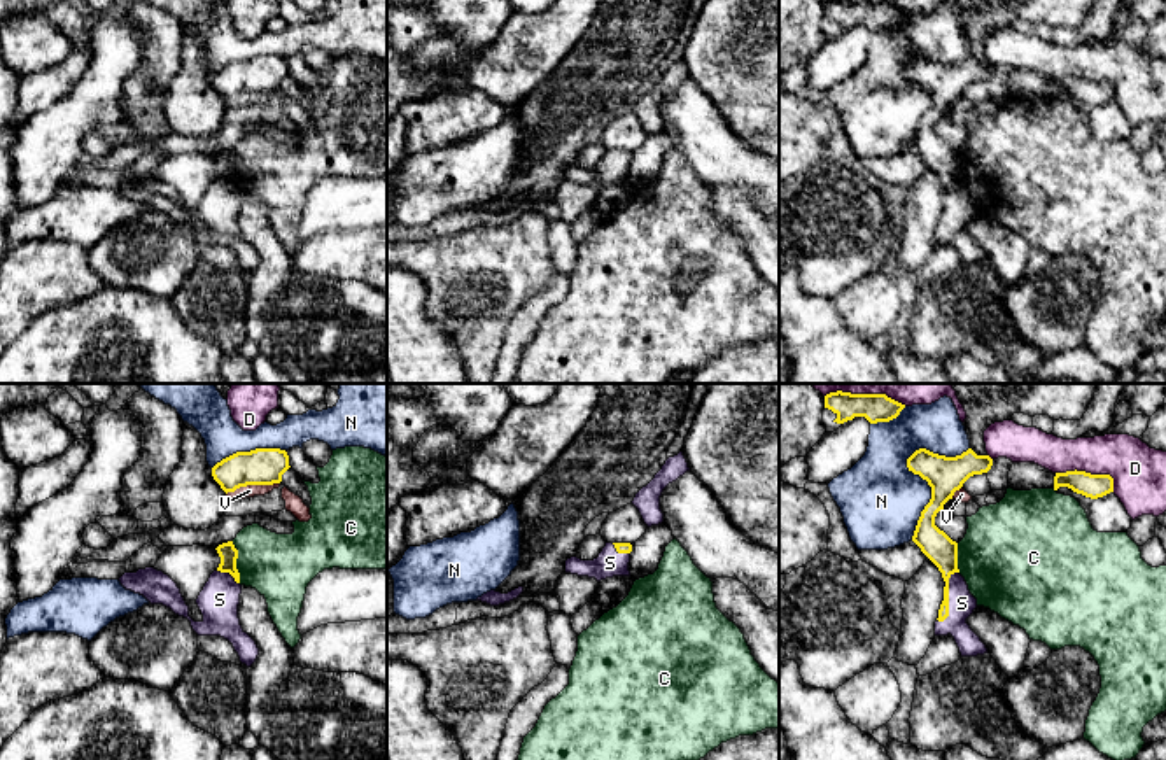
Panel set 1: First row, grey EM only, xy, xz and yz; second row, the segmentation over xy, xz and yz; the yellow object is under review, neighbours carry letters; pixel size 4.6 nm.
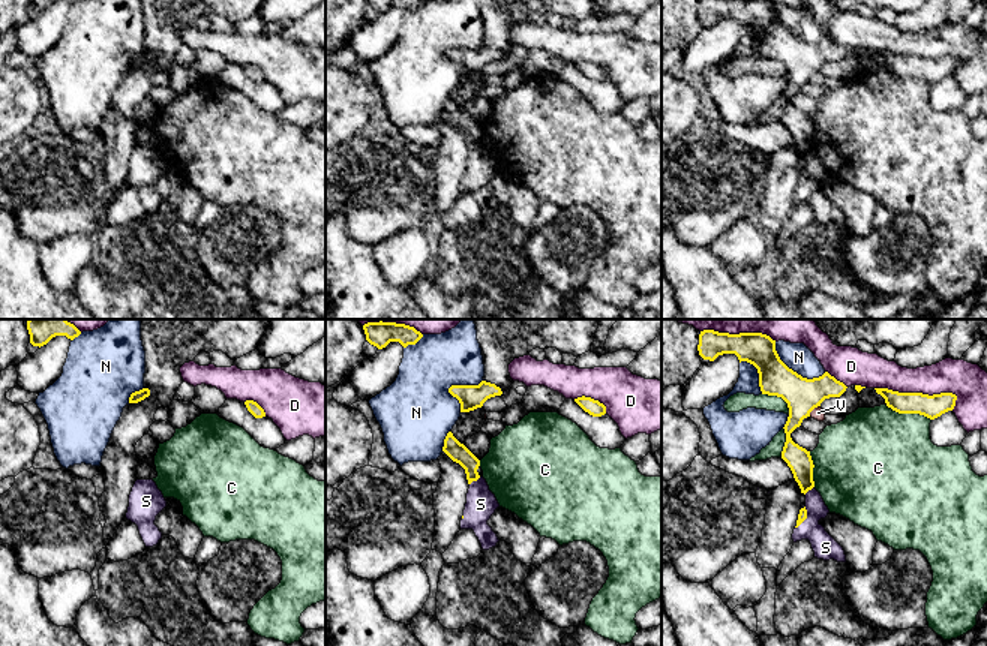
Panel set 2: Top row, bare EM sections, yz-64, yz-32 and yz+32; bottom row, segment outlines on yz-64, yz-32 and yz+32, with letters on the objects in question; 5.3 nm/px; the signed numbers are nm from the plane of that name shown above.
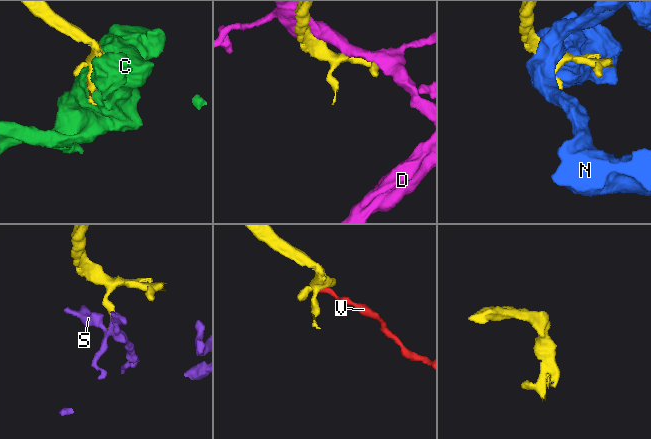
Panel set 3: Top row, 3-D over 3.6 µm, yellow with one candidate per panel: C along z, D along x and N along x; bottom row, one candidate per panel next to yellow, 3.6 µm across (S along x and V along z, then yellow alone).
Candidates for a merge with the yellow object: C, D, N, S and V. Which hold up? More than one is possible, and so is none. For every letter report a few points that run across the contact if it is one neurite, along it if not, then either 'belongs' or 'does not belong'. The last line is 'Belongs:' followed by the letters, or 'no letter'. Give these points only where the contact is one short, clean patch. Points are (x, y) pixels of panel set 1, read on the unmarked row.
C: does not belong
D: does not belong
N: does not belong
S: yz (958, 179), (949, 186), (949, 221), (939, 230) | does not belong
V: xy (279, 90), (247, 91), (226, 102) | does not belong
Belongs: no letter

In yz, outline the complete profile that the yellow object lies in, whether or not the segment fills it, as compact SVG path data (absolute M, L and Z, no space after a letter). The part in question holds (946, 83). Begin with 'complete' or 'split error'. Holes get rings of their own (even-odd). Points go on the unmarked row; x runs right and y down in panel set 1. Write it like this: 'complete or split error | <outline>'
complete | M919 56L907 67L909 79L919 82L931 95L931 107L921 119L912 149L938 175L945 189L938 229L949 224L949 186L959 177L958 151L935 133L935 124L970 84L987 81L991 74L989 63L977 63L972 56L956 65Z

